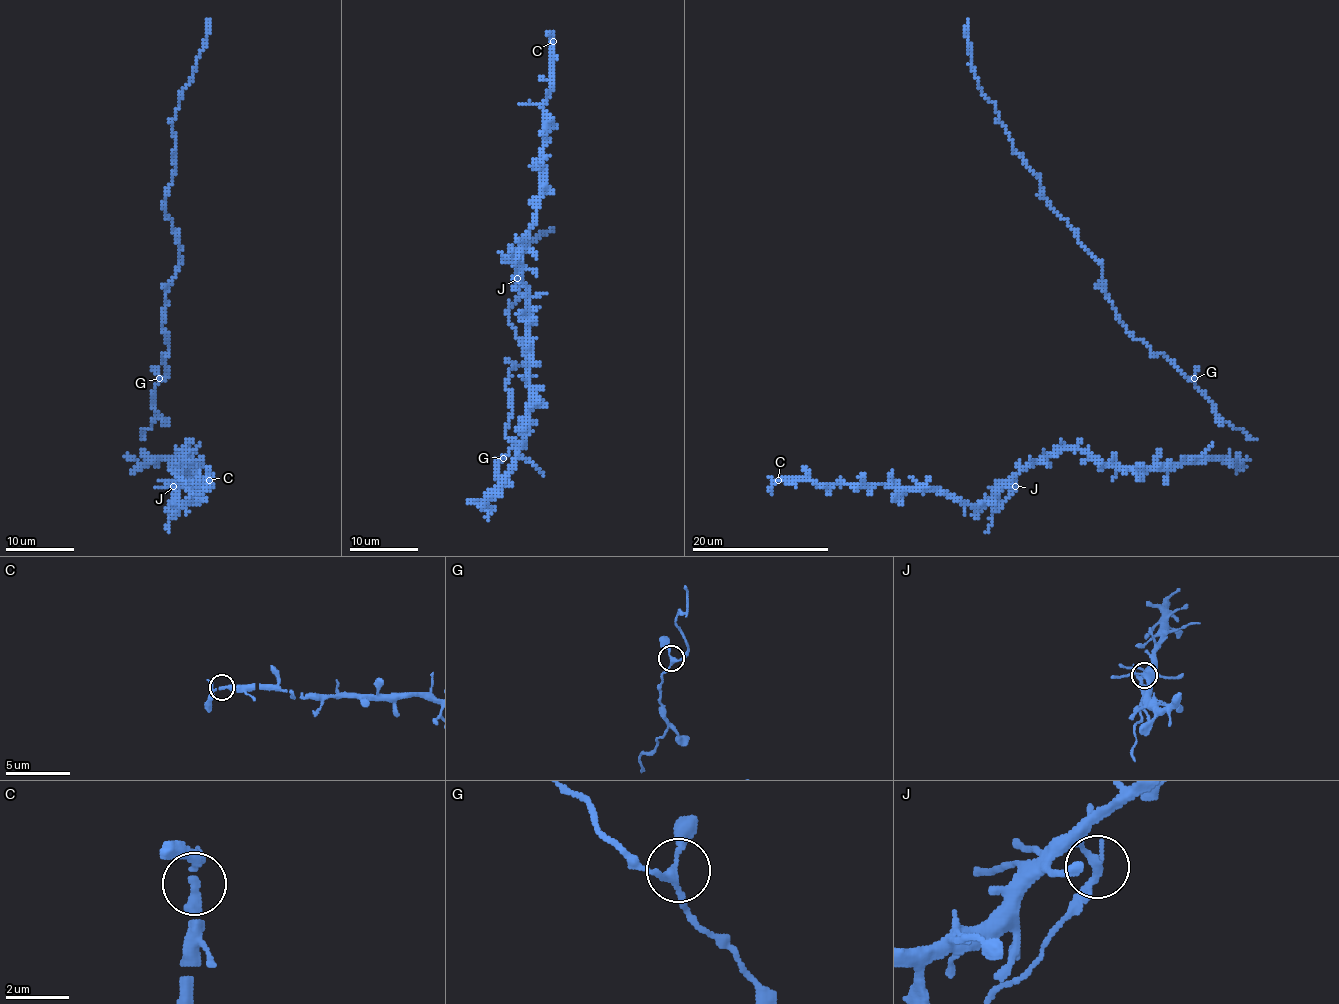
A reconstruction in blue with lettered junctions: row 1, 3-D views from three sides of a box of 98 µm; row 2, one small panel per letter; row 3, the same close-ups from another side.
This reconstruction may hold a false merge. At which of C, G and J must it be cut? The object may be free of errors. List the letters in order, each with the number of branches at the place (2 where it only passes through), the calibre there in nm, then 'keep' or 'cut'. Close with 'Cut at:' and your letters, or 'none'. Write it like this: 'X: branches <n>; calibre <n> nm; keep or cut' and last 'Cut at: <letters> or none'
C: branches 3; calibre 220 nm; keep
G: branches 3; calibre 200 nm; keep
J: branches 3; calibre 200 nm; cut
Cut at: J

